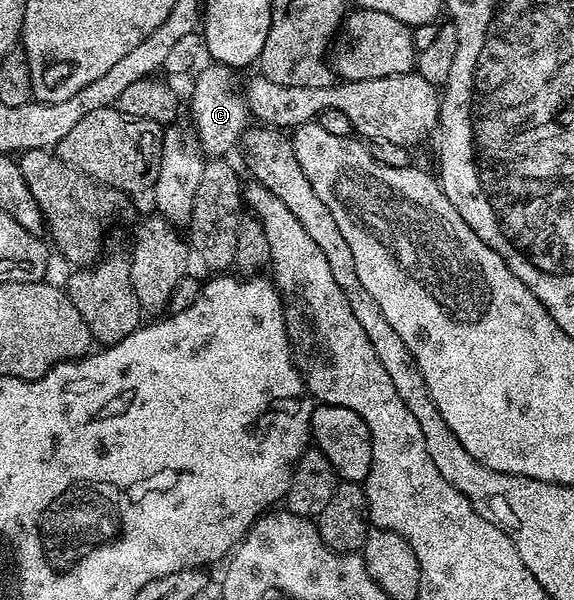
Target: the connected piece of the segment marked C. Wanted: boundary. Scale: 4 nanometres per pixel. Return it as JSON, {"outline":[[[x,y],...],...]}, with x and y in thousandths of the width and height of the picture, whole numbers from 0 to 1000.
{"outline":[[[359,107],[343,118],[336,137],[336,158],[326,163],[326,183],[336,188],[333,208],[341,222],[343,235],[350,238],[350,248],[366,265],[392,263],[404,243],[418,238],[423,222],[436,208],[437,192],[432,177],[427,175],[425,162],[416,155],[416,143],[406,138],[408,118],[397,110]]]}

